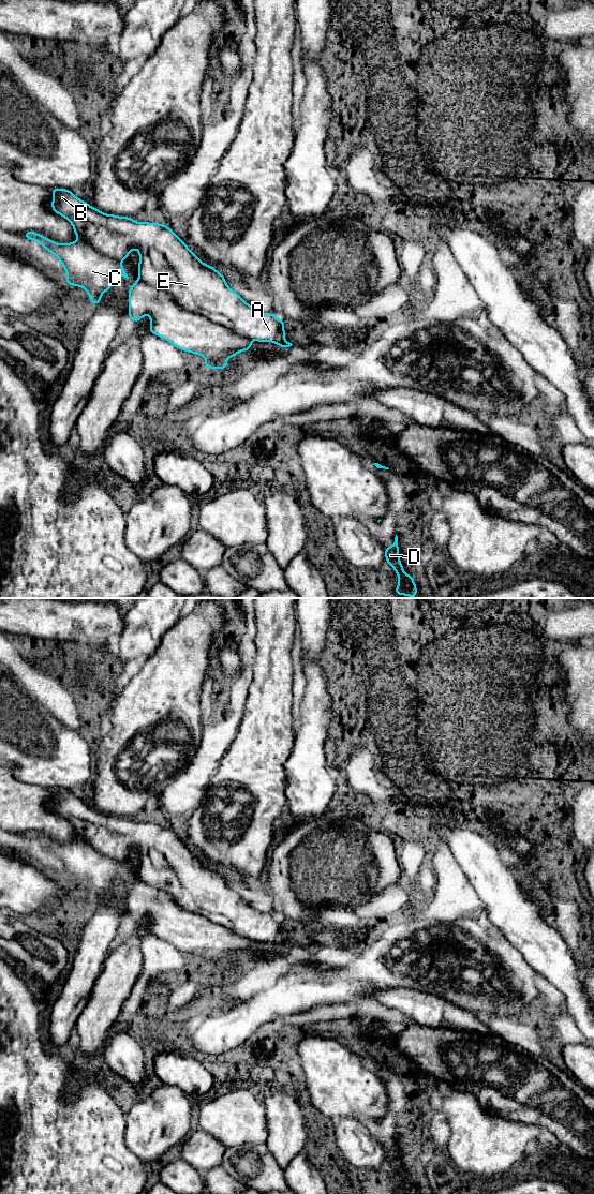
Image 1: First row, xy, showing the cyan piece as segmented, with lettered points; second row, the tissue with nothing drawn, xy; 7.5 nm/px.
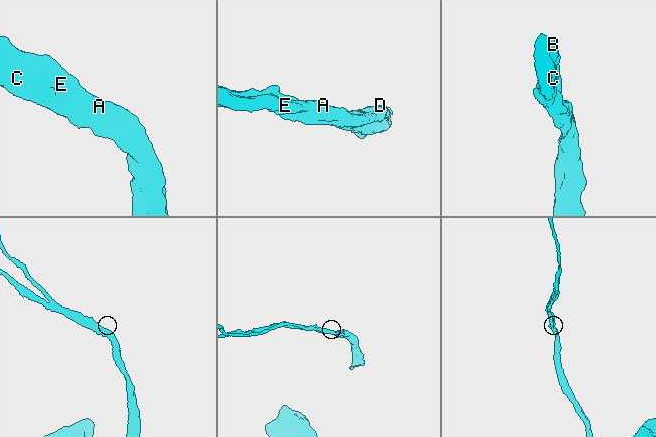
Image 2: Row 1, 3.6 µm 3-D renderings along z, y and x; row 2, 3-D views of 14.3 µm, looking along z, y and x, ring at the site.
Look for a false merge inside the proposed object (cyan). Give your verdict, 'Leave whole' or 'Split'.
Split

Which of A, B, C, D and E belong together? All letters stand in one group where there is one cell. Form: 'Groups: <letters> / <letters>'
Groups: A B D E / C

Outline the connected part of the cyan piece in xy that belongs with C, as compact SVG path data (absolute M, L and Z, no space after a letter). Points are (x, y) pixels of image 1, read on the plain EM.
M33 831L23 836L38 841L53 853L64 867L65 883L85 889L90 902L95 906L101 902L101 896L113 886L118 876L129 879L119 861L103 855L86 842L57 844Z

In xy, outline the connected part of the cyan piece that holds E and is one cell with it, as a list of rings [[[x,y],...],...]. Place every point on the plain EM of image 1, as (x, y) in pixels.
[[[50,789],[50,792],[53,811],[72,824],[78,841],[86,842],[103,855],[119,862],[125,861],[132,850],[138,850],[138,881],[166,892],[180,907],[198,913],[238,936],[258,942],[272,942],[281,949],[293,945],[284,940],[284,921],[272,913],[259,912],[247,904],[227,886],[225,878],[218,870],[204,864],[167,825],[135,822],[129,817],[106,815],[66,789]]]

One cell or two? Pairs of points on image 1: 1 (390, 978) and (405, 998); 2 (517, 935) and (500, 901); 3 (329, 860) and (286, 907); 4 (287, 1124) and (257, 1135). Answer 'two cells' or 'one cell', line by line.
1: two cells
2: one cell
3: one cell
4: two cells

